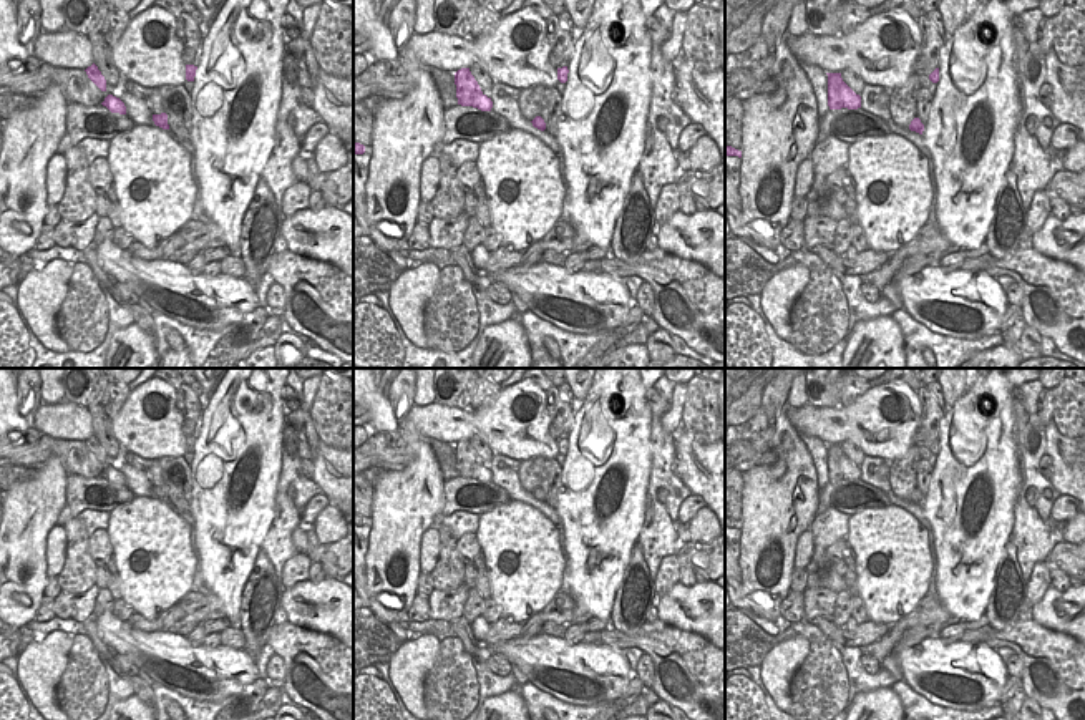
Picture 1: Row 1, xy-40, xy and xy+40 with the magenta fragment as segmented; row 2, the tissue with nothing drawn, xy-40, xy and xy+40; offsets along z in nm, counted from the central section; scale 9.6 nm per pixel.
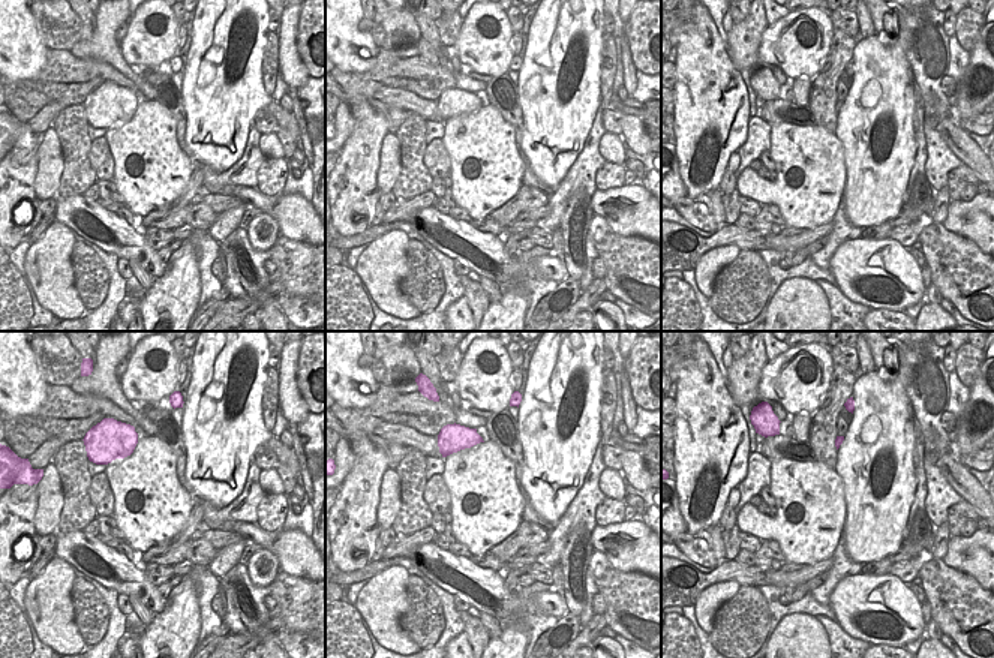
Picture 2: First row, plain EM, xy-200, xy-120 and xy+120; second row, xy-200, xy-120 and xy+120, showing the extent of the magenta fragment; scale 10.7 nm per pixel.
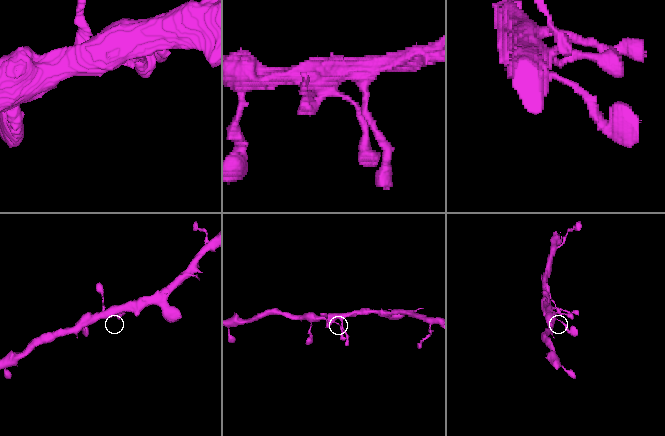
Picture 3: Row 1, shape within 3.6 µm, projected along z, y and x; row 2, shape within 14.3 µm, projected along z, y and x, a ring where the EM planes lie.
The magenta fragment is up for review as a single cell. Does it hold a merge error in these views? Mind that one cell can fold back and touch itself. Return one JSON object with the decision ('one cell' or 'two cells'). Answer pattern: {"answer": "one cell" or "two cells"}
{"answer": "one cell"}

